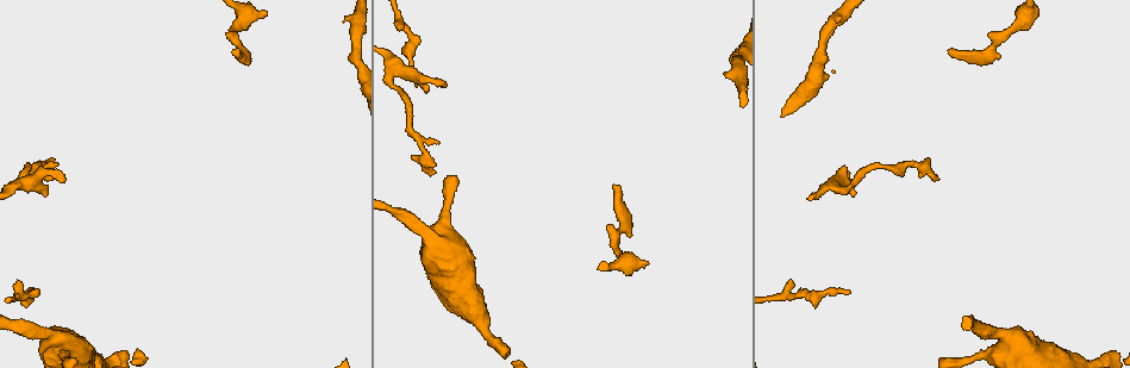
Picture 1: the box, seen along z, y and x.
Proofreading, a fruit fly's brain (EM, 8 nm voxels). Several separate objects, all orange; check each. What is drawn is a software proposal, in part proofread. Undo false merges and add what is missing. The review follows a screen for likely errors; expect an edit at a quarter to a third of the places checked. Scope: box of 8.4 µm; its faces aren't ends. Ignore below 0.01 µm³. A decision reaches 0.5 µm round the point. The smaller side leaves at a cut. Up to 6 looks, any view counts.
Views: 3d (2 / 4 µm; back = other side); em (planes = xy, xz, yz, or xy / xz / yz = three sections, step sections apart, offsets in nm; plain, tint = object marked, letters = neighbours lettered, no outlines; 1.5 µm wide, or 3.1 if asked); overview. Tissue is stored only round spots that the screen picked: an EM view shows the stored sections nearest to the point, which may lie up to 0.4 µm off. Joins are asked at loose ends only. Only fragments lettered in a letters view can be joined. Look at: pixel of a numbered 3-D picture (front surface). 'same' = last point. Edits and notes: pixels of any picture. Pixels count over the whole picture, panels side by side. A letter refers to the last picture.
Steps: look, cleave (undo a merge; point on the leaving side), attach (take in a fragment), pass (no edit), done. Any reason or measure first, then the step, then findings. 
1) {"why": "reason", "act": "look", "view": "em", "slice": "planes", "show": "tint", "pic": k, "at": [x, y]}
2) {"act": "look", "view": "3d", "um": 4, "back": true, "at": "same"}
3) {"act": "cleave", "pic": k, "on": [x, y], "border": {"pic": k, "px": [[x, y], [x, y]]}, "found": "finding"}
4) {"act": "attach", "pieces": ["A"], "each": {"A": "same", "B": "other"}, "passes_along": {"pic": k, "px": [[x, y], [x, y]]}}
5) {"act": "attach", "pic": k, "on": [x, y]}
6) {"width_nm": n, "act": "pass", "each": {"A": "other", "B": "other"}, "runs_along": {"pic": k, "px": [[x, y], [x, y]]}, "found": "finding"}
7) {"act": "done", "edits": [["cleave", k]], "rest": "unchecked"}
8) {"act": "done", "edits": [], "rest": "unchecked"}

{"why": "long arm stops here", "act": "look", "view": "em", "slice": "xz", "step": 8, "show": "letters", "pic": 1, "at": [430, 173]}

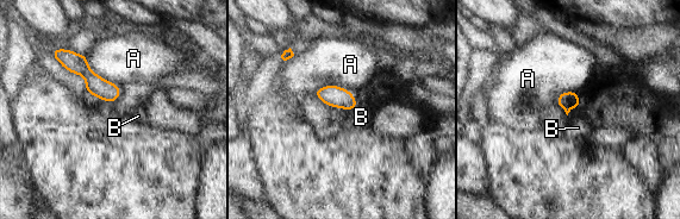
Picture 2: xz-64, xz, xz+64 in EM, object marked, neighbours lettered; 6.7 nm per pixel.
{"act": "pass", "each": {"A": "other", "B": "other"}, "runs_along": {"pic": 2, "px": [[62, 60], [117, 93]]}, "found": "none of them fits"}

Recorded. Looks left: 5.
{"why": "free end", "act": "look", "view": "3d", "um": 4, "pic": 1, "at": [416, 86]}

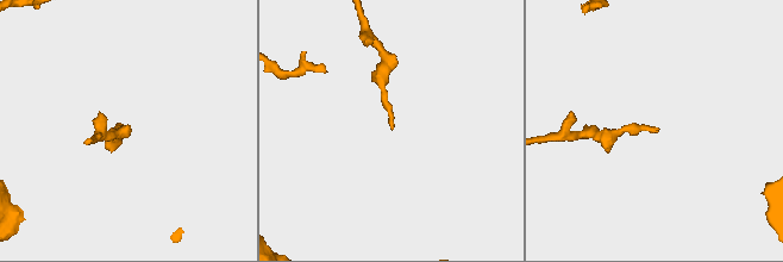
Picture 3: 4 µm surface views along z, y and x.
{"act": "look", "view": "em", "slice": "xz", "step": 4, "show": "letters", "pic": 3, "at": [655, 128]}

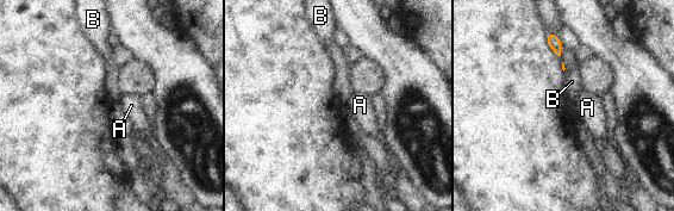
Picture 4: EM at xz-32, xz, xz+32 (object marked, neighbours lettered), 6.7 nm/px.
{"why": "another direction", "act": "look", "view": "em", "slice": "planes", "show": "letters", "at": "same"}

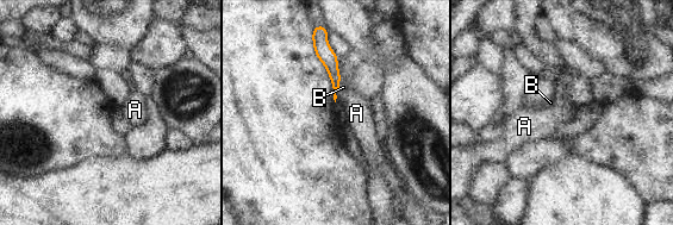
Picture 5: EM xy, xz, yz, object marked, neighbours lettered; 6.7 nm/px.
{"width_nm": 80, "act": "pass", "each": {"A": "other", "B": "other"}, "runs_along": {"pic": 5, "px": [[318, 30], [336, 85]]}, "found": "none of them fits"}

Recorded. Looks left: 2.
{"act": "done", "edits": [], "rest": "unchecked"}

